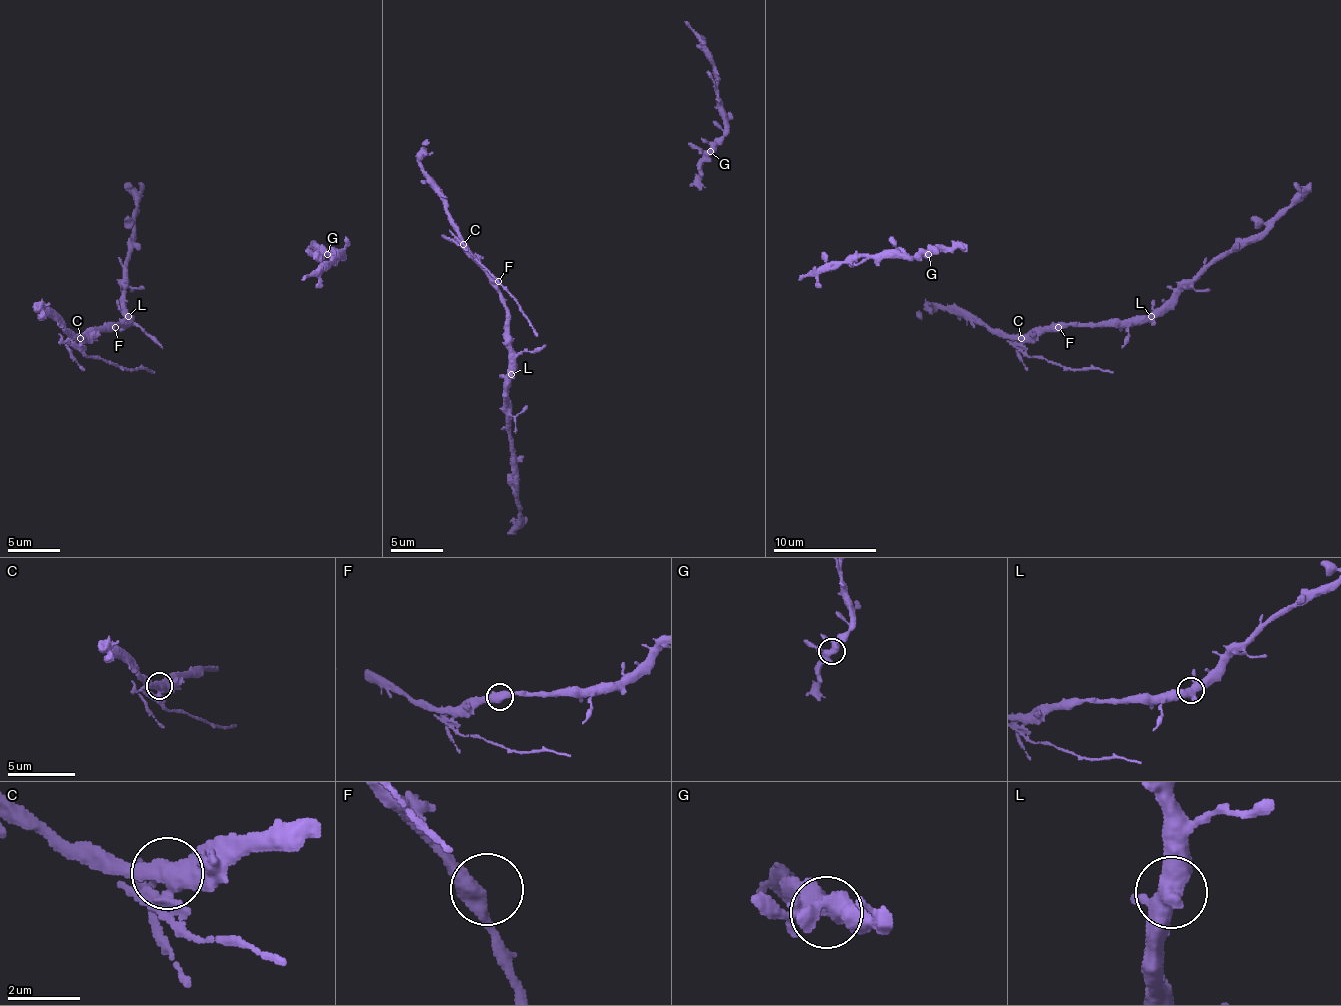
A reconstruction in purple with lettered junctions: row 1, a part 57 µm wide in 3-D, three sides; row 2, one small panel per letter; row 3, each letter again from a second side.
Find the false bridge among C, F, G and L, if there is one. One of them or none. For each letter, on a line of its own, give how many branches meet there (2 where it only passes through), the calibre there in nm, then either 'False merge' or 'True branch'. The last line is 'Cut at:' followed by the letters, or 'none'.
C: Branches: 5. Thickness 480 nm. False merge
F: Branches: 2. Thickness 480 nm. True branch
G: Branches: 5. Thickness 480 nm. True branch
L: Branches: 3. Thickness 480 nm. True branch
Cut at: C

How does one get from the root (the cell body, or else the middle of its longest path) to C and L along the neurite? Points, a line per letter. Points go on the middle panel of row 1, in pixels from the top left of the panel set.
C: (498, 281), (464, 245)
L: (498, 281), (500, 301), (505, 309), (505, 348), (511, 374)

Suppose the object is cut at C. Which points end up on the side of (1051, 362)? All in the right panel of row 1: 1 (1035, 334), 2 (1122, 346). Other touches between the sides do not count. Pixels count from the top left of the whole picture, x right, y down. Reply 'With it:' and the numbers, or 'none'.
With it: none

